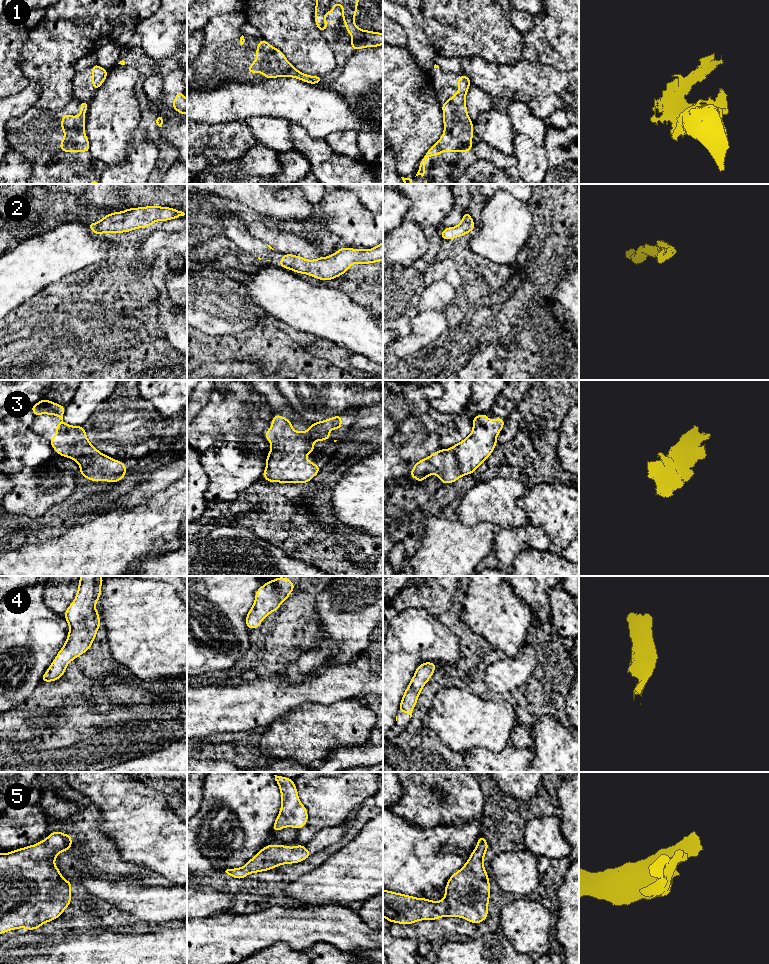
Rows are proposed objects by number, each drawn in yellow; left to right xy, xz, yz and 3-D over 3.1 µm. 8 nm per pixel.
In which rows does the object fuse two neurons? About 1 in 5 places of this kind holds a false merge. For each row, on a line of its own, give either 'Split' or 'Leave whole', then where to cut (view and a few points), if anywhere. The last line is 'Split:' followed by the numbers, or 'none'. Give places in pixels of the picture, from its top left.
1: Leave whole. No split
2: Leave whole. No split
3: Leave whole. No split
4: Leave whole. No split
5: Leave whole. No split
Split: none

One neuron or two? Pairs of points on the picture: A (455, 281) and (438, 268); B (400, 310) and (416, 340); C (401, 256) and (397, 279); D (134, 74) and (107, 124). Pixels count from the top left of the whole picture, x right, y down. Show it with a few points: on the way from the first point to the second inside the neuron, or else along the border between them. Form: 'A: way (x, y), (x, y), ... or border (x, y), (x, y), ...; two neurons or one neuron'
A: way (451, 277), (442, 270); one neuron
B: border (418, 312), (411, 321), (411, 332), (404, 337); two neurons
C: border (398, 264), (411, 265); two neurons
D: way (122, 86), (117, 92), (113, 112); one neuron

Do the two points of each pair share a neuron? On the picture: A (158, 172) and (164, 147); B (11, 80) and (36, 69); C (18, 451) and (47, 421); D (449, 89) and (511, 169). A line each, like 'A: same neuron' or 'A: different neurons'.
A: same neuron
B: different neurons
C: different neurons
D: same neuron

